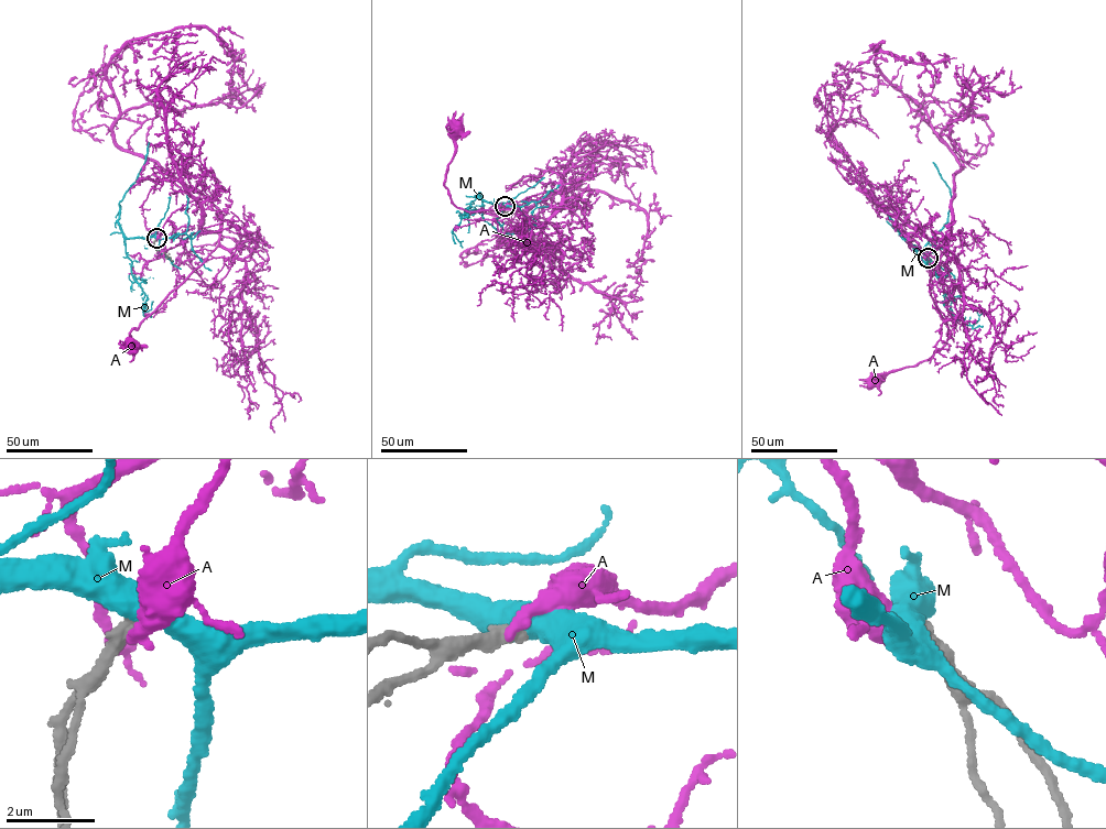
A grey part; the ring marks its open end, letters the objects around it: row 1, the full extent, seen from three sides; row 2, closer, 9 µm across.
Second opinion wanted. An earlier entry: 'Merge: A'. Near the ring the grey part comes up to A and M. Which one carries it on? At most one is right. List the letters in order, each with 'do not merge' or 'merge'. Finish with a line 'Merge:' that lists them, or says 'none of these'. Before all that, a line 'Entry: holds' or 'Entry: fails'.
Entry: fails
A: do not merge
M: do not merge
Merge: none of these

